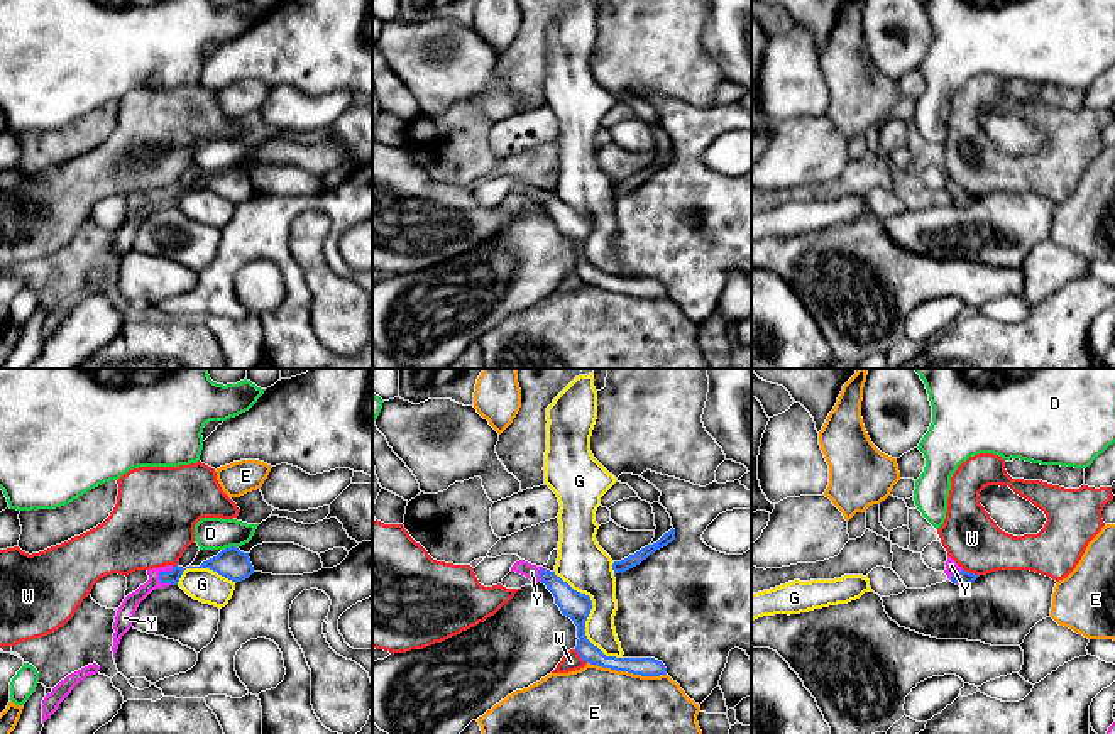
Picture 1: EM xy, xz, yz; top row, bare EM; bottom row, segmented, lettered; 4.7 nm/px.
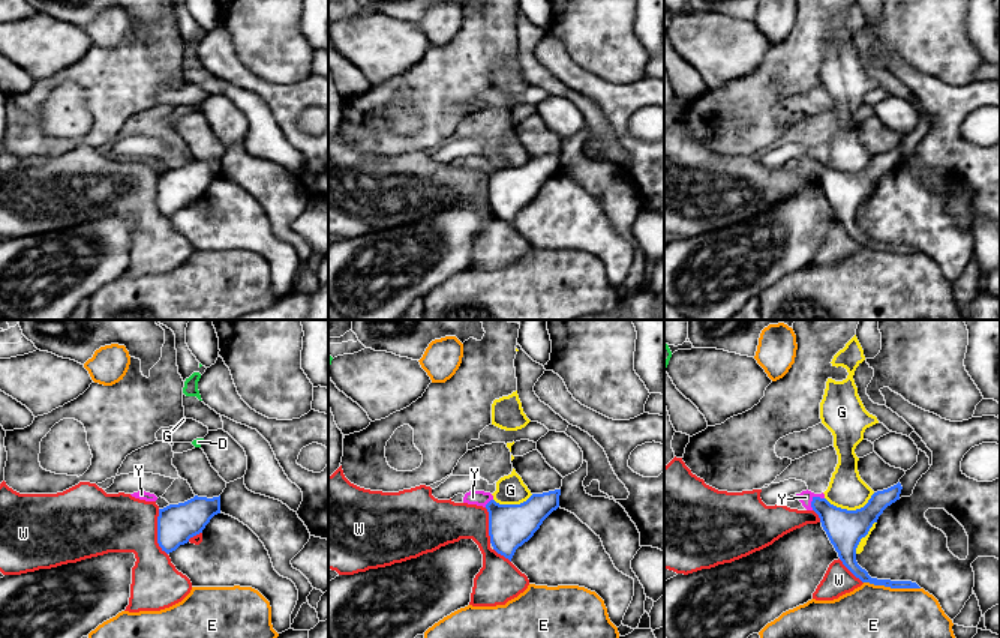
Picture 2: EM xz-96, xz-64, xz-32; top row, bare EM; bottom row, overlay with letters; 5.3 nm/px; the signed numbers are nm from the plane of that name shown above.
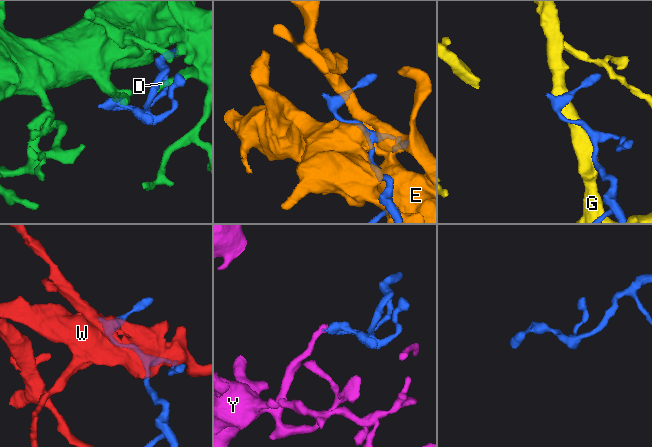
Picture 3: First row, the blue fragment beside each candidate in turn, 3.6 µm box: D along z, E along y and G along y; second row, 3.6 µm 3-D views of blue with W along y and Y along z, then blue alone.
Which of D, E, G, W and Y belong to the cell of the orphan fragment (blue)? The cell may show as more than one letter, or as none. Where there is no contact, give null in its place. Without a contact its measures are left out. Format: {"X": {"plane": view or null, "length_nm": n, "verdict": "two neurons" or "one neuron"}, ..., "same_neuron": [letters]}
{"D": {"plane": "xy", "length_nm": 80, "verdict": "two neurons"}, "E": {"plane": "xz", "length_nm": 380, "verdict": "two neurons"}, "G": {"plane": "xz", "length_nm": 550, "verdict": "two neurons"}, "W": {"plane": "yz", "length_nm": 90, "verdict": "two neurons"}, "Y": {"plane": "xy", "length_nm": 110, "verdict": "one neuron"}, "same_neuron": ["Y"]}

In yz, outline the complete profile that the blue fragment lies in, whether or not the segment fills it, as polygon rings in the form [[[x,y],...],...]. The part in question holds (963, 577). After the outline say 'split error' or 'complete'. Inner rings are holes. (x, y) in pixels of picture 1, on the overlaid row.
[[[947,556],[946,561],[946,570],[944,573],[947,575],[947,578],[956,583],[956,585],[969,585],[973,583],[980,575],[969,573],[966,570],[963,570],[951,556]]]; split error

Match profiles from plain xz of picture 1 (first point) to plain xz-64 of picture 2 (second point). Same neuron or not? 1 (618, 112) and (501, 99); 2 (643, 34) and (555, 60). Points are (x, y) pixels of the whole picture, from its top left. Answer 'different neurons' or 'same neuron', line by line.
1: same neuron
2: different neurons

